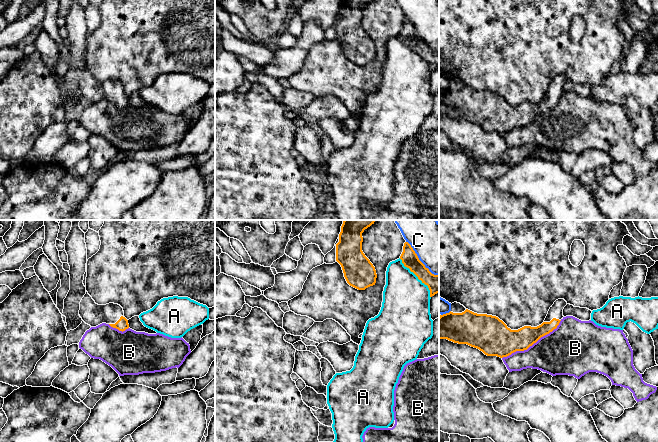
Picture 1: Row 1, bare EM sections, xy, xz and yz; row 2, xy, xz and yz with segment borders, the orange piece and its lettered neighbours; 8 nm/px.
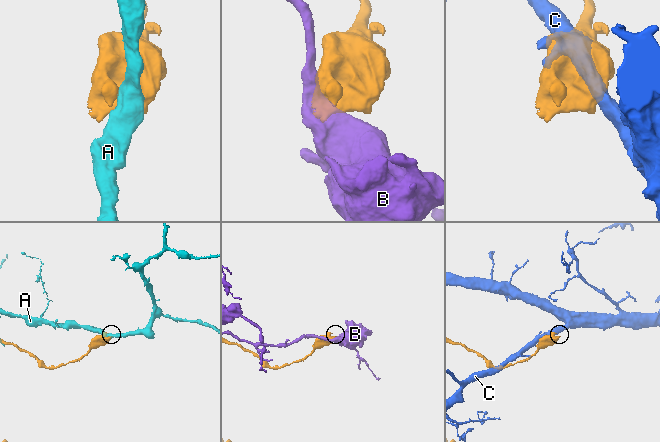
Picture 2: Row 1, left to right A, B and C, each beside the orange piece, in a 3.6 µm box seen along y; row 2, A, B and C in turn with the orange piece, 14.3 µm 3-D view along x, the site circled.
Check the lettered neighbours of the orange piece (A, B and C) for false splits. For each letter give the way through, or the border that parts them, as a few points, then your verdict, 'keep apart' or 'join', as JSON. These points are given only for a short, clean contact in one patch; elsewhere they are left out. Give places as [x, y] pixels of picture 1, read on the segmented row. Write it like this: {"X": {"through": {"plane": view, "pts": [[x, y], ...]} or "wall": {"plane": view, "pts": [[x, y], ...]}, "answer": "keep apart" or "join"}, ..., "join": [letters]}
{"A": {"answer": "keep apart"}, "B": {"answer": "keep apart"}, "C": {"answer": "keep apart"}, "join": []}

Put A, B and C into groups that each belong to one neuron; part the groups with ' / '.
A / B / C

